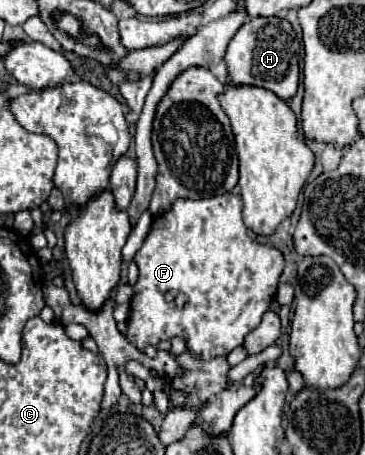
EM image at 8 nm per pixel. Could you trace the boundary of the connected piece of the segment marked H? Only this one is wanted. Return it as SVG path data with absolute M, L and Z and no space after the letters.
M253 17L239 27L227 53L227 79L235 85L259 85L271 89L277 97L289 101L299 85L299 41L287 19Z

